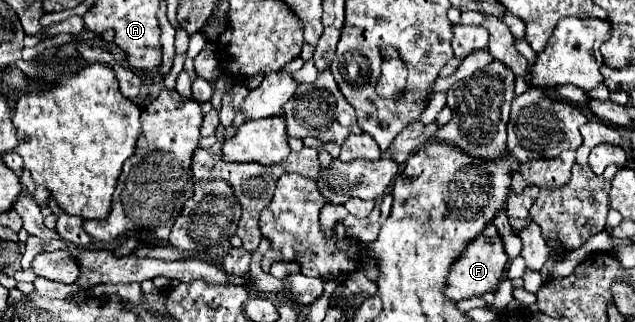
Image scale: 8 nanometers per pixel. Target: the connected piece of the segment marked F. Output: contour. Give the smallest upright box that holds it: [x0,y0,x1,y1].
[444,224,508,302]

